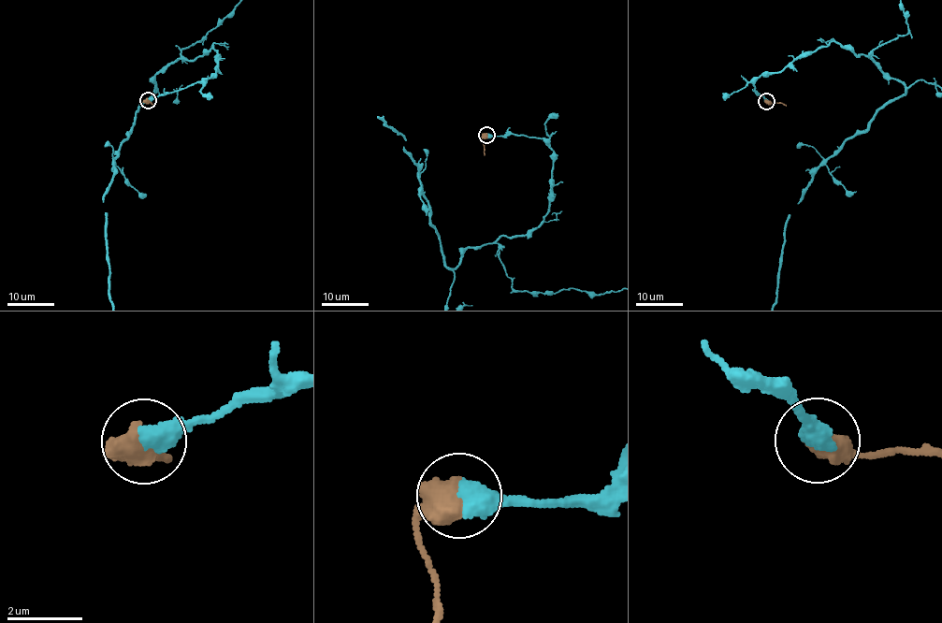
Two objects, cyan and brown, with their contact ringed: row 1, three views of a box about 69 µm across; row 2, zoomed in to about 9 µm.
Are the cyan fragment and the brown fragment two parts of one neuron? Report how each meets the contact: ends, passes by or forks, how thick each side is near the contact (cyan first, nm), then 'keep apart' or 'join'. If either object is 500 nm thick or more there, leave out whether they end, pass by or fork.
600 nm thick on the cyan side, 750 nm on the other; join

